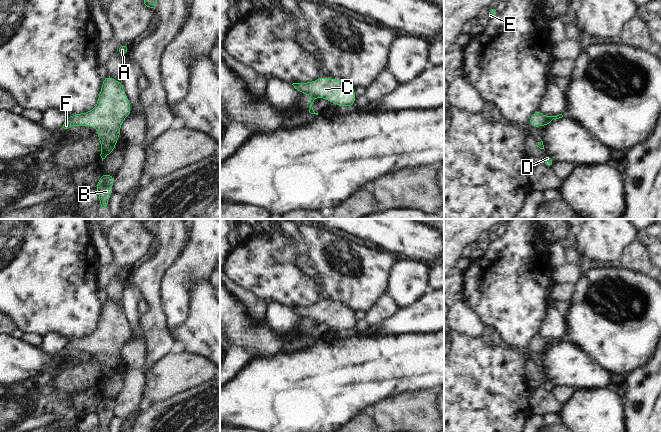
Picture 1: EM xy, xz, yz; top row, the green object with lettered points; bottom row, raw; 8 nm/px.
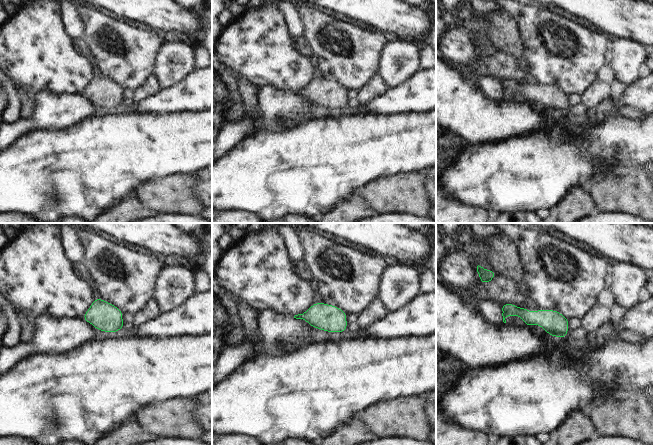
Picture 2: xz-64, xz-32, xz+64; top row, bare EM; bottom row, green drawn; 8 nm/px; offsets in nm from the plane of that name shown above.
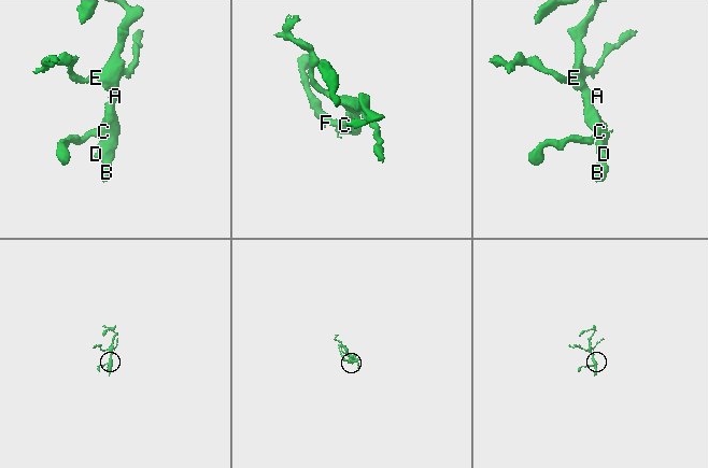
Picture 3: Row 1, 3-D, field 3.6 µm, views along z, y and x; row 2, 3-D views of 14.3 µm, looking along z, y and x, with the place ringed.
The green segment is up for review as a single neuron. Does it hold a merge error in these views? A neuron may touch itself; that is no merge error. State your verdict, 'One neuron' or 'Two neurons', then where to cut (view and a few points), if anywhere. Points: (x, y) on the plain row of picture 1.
One neuron. No split.

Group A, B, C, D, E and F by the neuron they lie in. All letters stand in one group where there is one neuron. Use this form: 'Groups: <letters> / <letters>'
Groups: A B C D E F.

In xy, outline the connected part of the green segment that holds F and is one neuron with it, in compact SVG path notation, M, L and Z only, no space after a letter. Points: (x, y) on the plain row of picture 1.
M107 300L102 305L102 313L94 333L87 337L69 340L62 348L63 355L71 350L93 350L97 353L101 367L102 385L114 374L120 361L122 346L131 337L131 330L120 305Z

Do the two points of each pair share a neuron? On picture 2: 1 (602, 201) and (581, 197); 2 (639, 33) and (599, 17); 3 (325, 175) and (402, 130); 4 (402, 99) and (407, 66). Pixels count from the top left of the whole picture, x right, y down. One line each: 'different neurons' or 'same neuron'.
1: different neurons
2: same neuron
3: same neuron
4: different neurons

